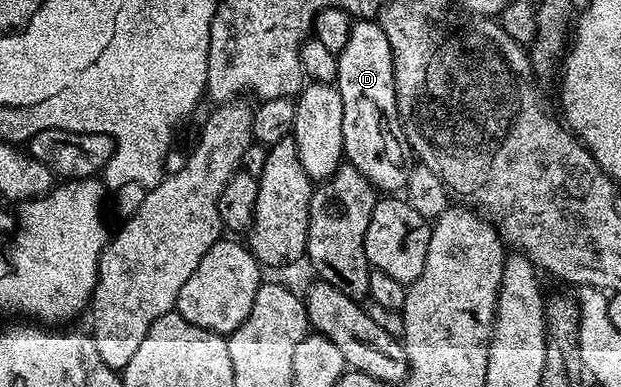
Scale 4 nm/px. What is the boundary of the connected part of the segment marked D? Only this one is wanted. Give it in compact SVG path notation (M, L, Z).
M358 18L350 25L350 37L338 57L336 87L344 102L344 146L349 167L360 170L379 193L394 194L405 189L407 149L397 131L390 129L386 115L395 111L392 47L381 25L370 18Z

